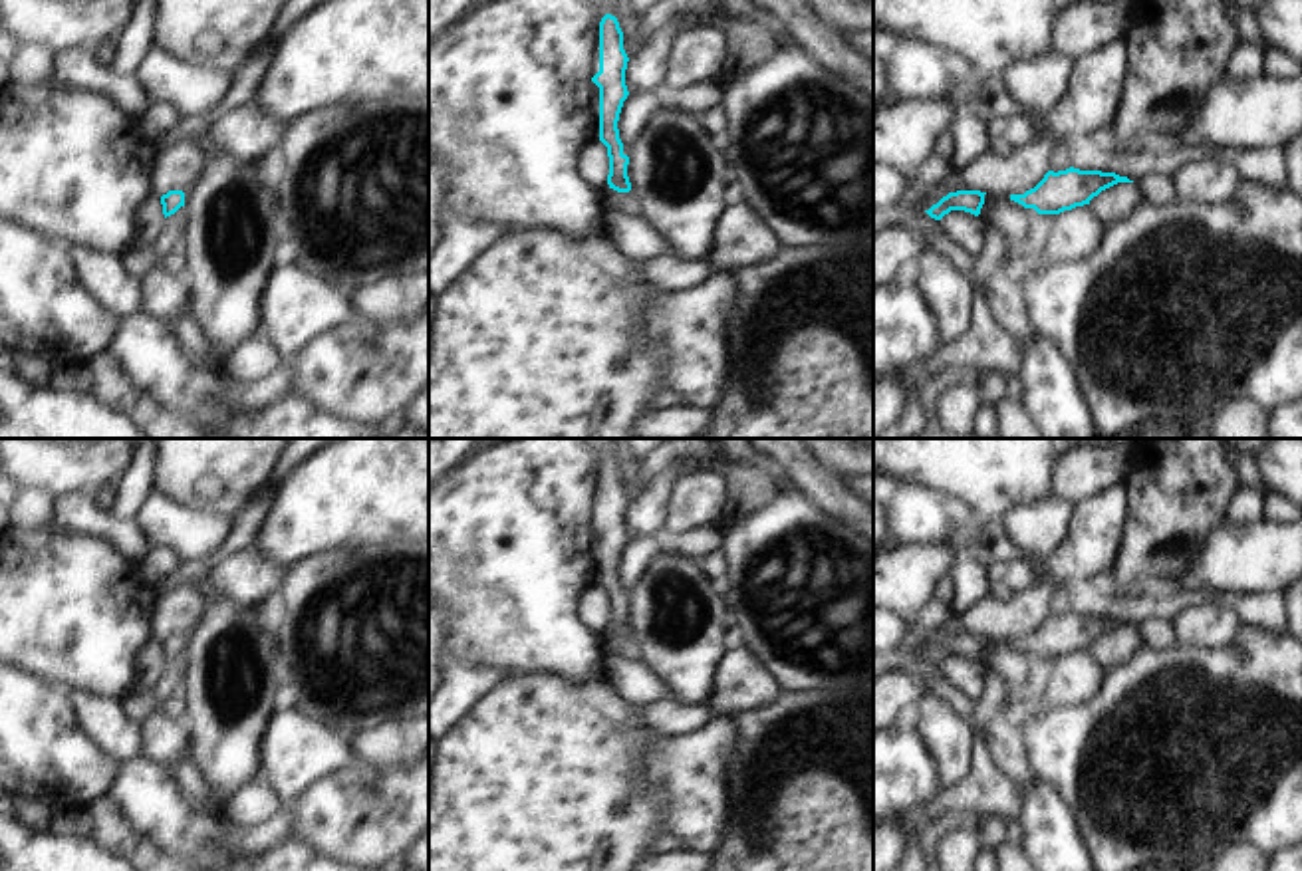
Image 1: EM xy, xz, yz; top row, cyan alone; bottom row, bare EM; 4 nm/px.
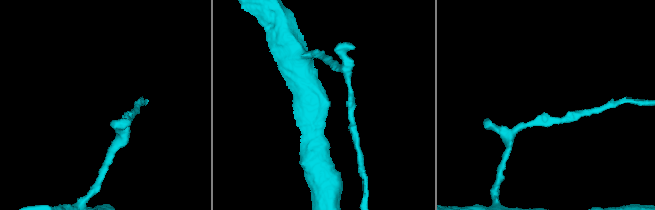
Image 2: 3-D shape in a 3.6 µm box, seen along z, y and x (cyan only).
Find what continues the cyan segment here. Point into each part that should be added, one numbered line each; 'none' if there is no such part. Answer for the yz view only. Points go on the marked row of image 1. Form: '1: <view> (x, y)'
none

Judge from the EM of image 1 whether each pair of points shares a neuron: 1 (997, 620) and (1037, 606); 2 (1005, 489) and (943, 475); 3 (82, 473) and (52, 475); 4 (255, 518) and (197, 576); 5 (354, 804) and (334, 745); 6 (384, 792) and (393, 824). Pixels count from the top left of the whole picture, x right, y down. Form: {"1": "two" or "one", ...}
{"1": "one", "2": "one", "3": "one", "4": "one", "5": "two", "6": "one"}

